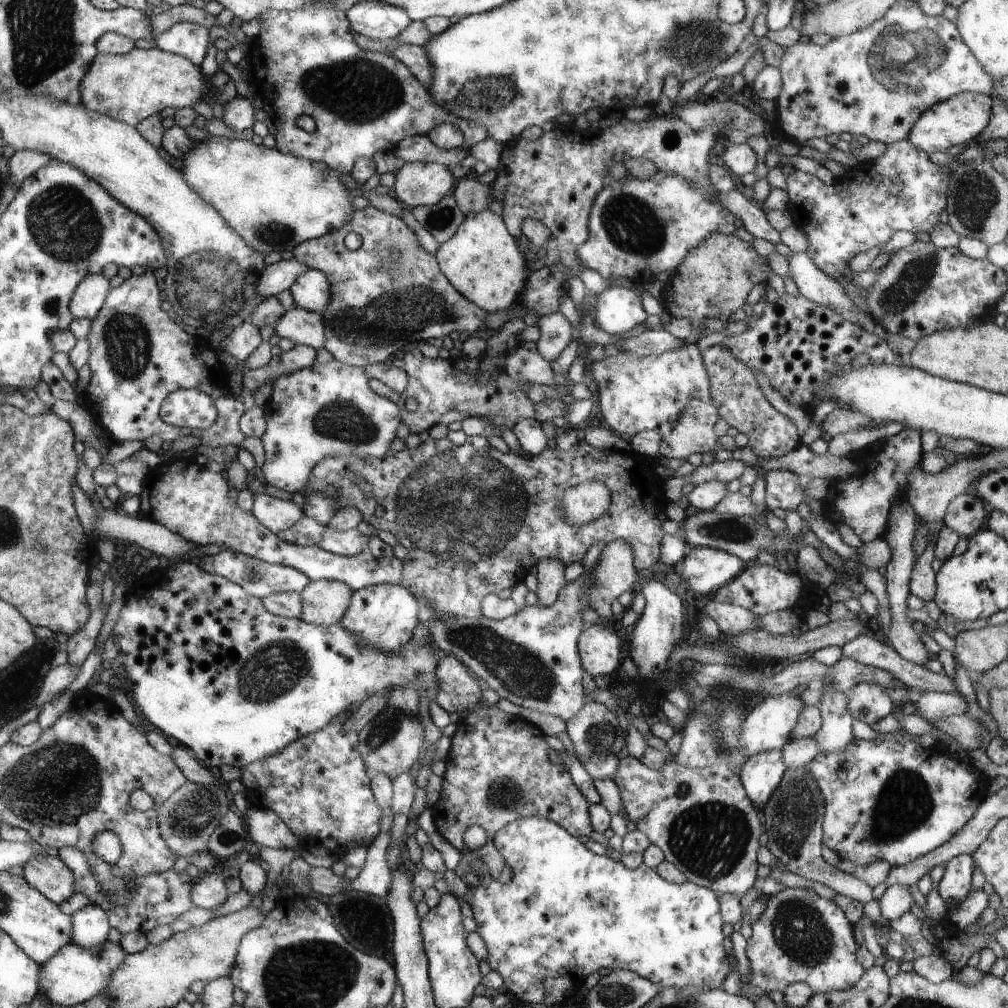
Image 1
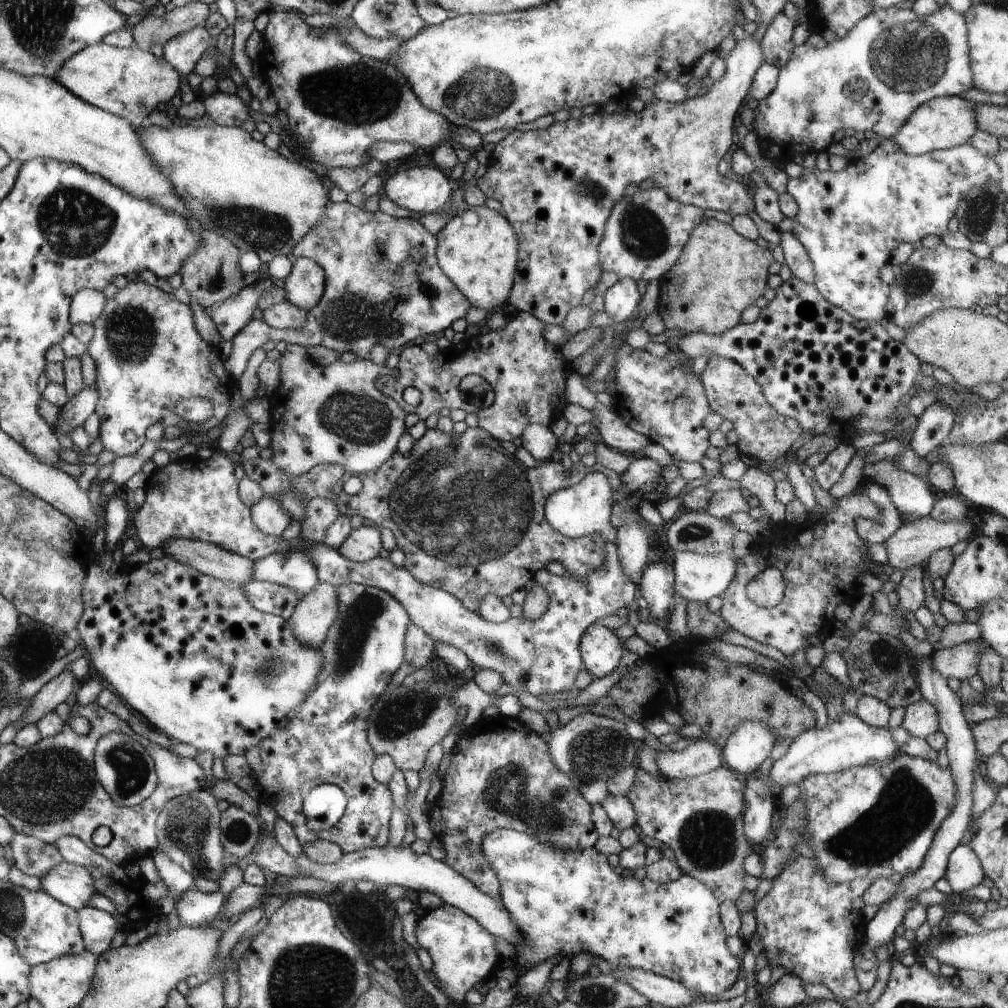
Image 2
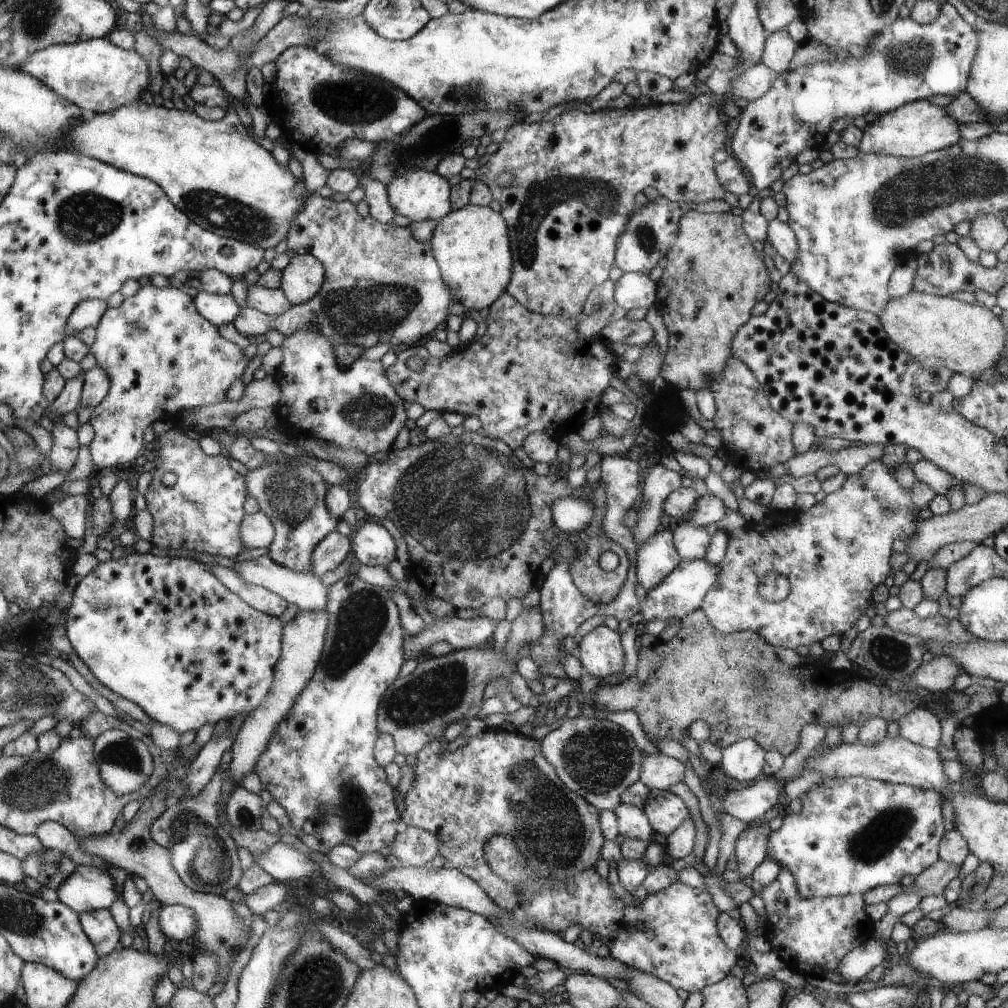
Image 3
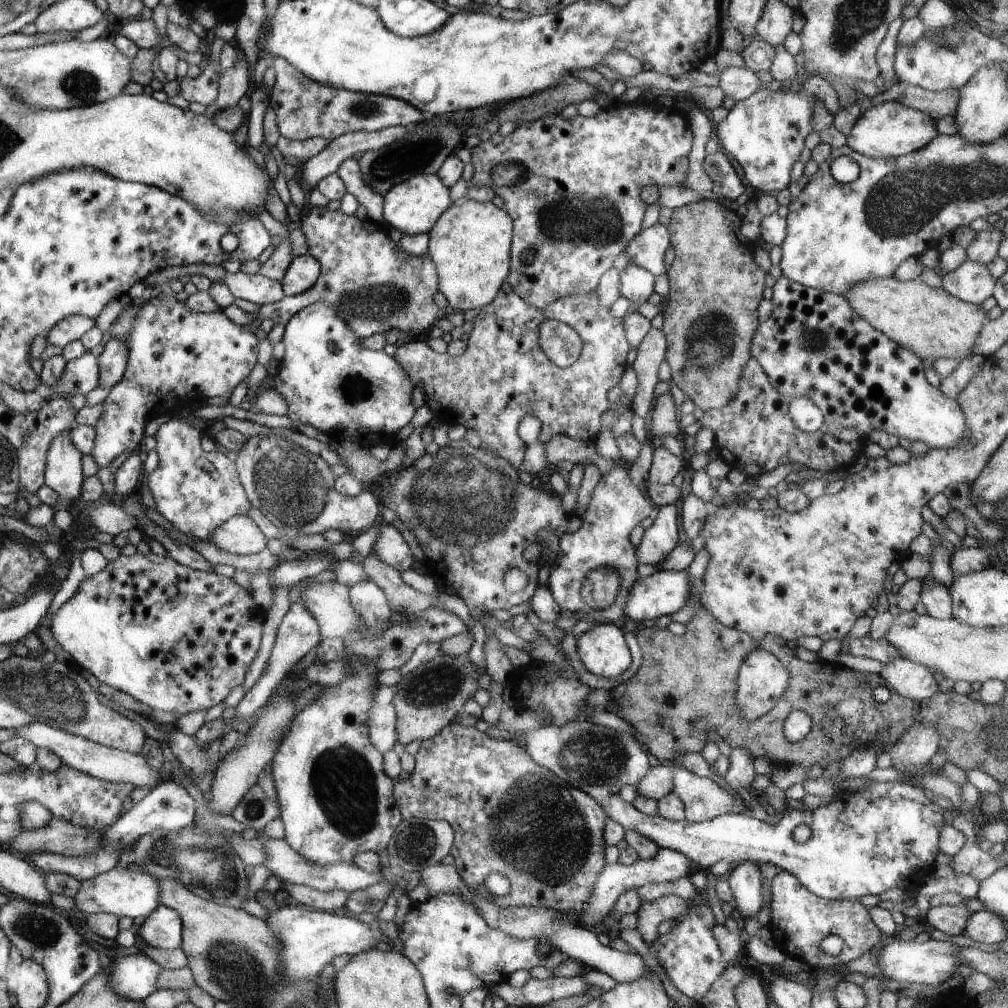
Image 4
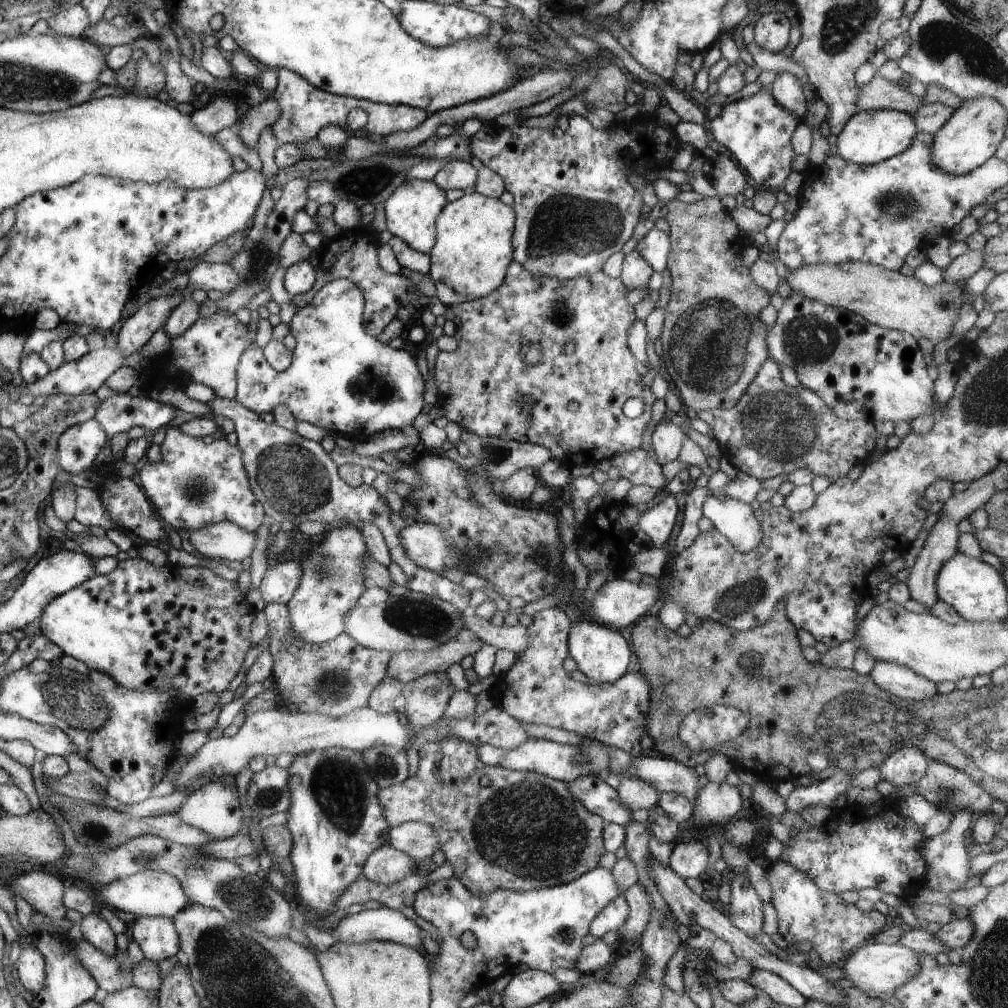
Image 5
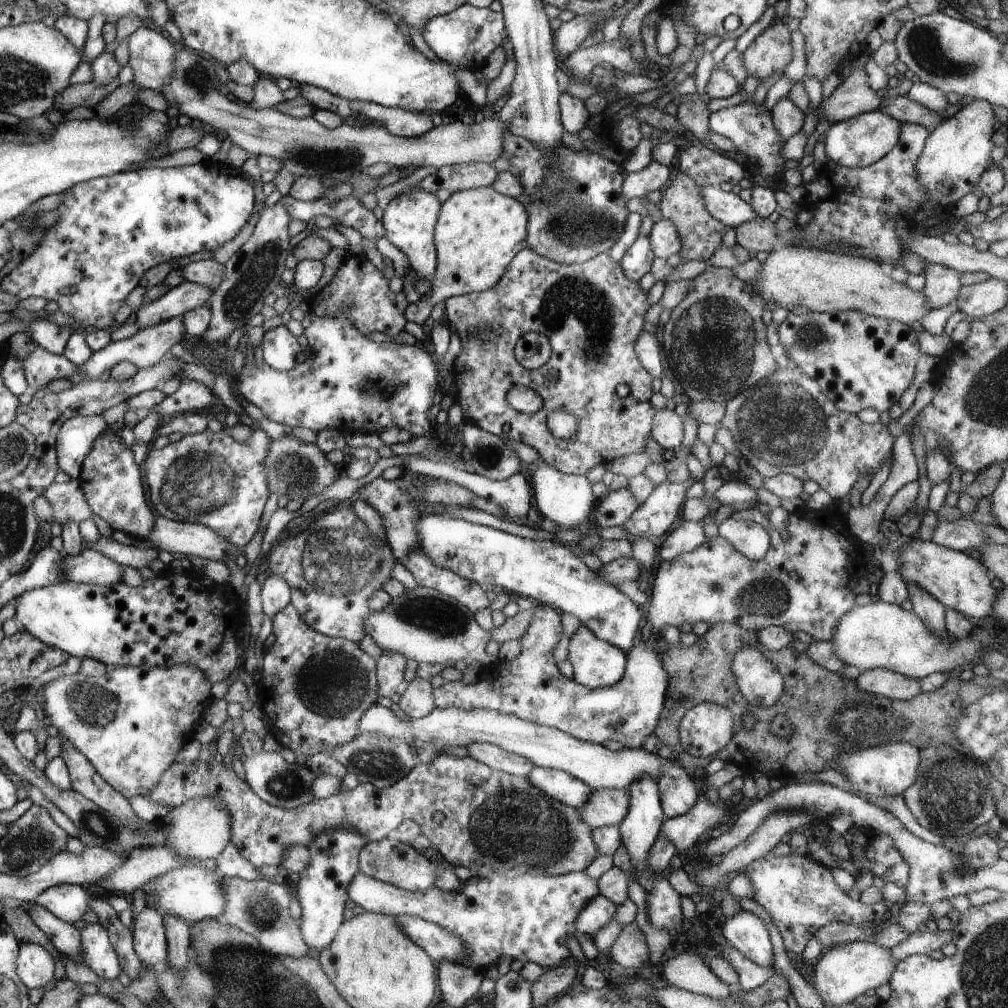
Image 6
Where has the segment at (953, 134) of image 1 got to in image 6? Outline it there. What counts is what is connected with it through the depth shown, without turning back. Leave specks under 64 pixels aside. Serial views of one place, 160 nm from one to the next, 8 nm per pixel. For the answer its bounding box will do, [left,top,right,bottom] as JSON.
[822,109,902,168]

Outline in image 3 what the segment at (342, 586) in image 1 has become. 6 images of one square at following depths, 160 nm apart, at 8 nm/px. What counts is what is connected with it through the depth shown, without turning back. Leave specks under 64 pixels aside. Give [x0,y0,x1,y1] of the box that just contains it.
[228,609,330,784]

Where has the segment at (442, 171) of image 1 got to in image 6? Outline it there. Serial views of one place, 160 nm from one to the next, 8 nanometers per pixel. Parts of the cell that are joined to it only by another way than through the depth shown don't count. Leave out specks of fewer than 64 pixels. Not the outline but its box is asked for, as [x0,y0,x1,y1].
[379,189,442,282]

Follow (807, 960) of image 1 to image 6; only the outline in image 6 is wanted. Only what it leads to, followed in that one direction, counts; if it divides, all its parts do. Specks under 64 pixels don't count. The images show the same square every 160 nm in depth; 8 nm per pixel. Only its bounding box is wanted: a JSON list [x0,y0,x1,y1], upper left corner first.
[744,852,889,956]

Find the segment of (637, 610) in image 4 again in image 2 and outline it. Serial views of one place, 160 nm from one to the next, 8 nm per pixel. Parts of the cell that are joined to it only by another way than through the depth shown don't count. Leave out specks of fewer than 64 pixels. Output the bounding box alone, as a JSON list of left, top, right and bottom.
[673,551,737,603]

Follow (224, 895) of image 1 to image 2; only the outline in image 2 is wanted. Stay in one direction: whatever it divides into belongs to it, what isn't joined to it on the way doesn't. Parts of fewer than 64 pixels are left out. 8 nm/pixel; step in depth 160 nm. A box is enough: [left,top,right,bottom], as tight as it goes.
[178,887,225,927]

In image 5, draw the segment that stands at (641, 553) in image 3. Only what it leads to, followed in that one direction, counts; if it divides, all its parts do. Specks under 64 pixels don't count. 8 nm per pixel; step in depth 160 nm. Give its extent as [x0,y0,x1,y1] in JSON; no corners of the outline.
[634,494,678,547]

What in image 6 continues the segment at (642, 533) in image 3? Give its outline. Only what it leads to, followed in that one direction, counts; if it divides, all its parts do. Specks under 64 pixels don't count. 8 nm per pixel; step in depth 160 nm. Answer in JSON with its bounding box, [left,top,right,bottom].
[651,410,684,451]

